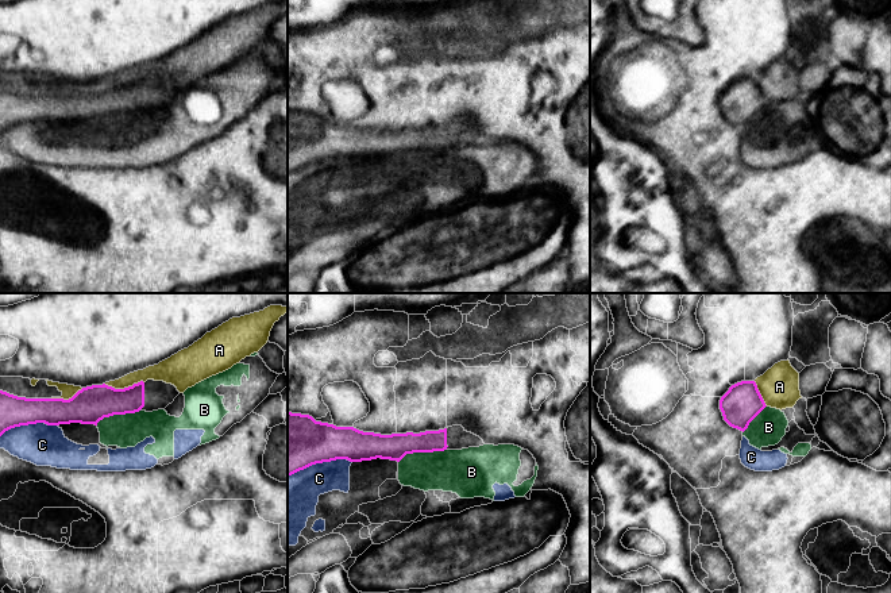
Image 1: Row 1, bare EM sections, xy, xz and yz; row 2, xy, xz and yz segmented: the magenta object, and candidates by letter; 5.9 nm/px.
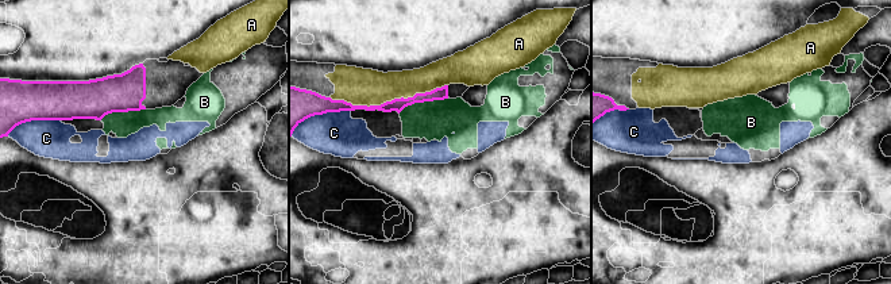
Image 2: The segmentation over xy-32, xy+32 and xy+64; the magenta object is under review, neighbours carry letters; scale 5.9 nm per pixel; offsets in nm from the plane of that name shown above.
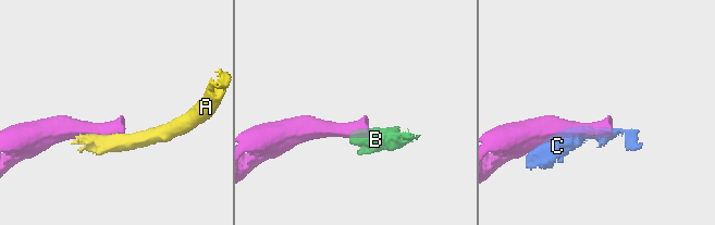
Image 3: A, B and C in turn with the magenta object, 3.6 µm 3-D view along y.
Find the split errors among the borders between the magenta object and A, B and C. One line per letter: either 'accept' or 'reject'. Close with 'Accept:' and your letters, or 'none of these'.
A: reject
B: reject
C: reject
Accept: none of these

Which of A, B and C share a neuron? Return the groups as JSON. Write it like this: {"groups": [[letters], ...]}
{"groups": [["A"], ["B", "C"]]}

